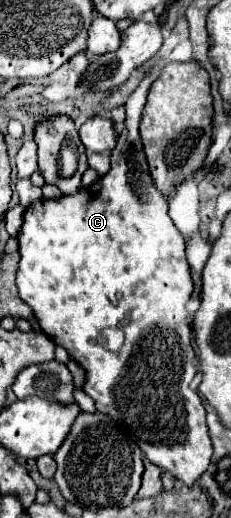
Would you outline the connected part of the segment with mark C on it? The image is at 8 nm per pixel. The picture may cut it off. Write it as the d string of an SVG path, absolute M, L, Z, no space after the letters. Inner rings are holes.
M146 71L144 79L140 81L140 85L134 89L134 93L128 97L126 101L126 127L118 137L118 145L112 151L112 169L98 179L94 185L80 189L74 195L64 195L60 199L40 199L34 201L26 213L24 213L24 225L22 231L18 235L18 243L20 243L20 267L16 273L16 287L18 287L18 295L24 303L28 303L28 307L32 309L34 317L40 323L40 329L56 343L62 345L70 357L86 371L86 383L84 383L84 391L94 399L94 407L100 413L108 413L110 417L122 419L126 429L130 429L130 433L134 435L138 447L144 451L144 455L158 467L162 467L164 471L170 471L178 481L192 485L210 465L210 457L212 457L212 443L208 437L208 427L206 427L206 409L202 403L202 397L198 395L198 391L194 391L190 387L194 375L196 375L196 363L194 363L194 347L192 347L192 339L190 339L190 313L186 309L186 303L192 297L194 291L194 281L190 275L190 267L186 261L186 253L184 253L184 237L180 235L180 231L176 229L176 225L172 223L172 219L168 217L168 201L166 197L156 189L156 185L152 183L152 175L148 171L148 161L144 155L144 147L142 147L142 139L140 139L140 119L142 119L142 111L144 111L144 103L148 97L148 91L152 87L152 83L158 77L152 71ZM104 327L120 327L124 331L124 345L120 351L108 351L106 347L98 345L98 335Z

